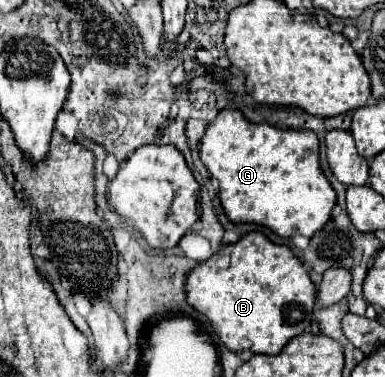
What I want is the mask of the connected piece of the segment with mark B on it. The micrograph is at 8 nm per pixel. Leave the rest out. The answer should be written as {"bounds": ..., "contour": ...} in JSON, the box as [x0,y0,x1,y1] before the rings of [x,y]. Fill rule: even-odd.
{"bounds":[186,232,314,354],"contour":[[[248,232],[234,244],[224,244],[206,262],[192,268],[186,276],[188,304],[214,326],[222,344],[232,352],[251,350],[254,354],[278,354],[288,340],[302,334],[314,312],[314,292],[308,270],[284,244],[272,244],[262,232]]]}

